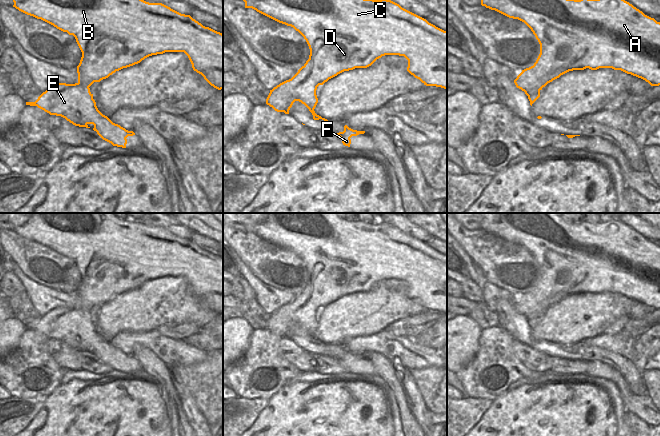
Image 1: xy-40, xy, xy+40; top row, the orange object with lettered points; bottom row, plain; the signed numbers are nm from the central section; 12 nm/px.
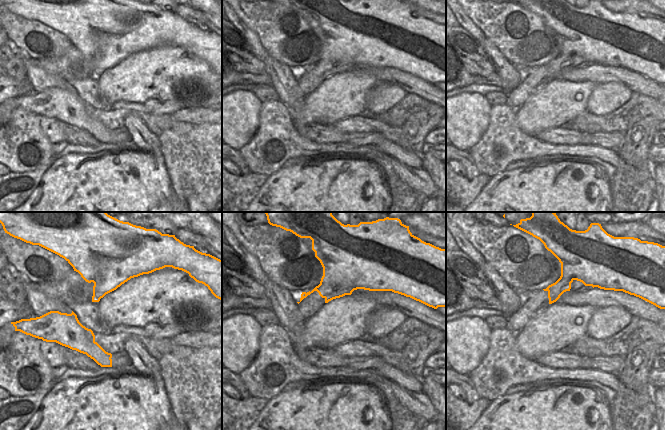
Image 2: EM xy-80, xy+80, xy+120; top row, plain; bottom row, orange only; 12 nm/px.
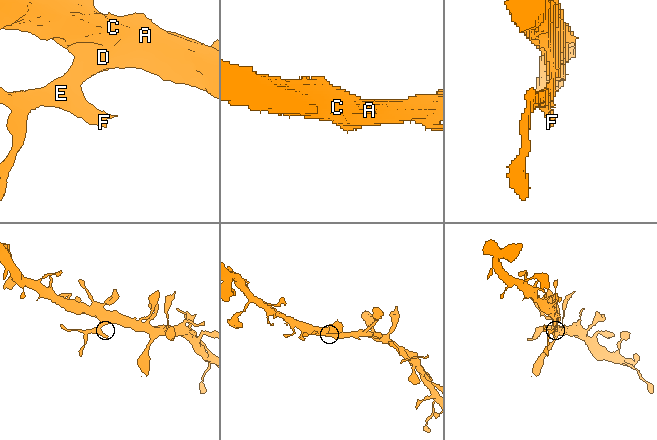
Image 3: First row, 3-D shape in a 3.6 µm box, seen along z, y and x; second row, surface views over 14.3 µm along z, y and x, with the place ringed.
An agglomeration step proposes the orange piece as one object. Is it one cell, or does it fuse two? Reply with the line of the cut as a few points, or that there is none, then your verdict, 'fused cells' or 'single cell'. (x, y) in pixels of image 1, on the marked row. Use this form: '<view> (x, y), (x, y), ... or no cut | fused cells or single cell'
xy (304, 64), (311, 67), (309, 84), (316, 89) | fused cells

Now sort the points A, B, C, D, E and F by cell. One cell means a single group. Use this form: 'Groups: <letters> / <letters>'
Groups: A B C D / E F.

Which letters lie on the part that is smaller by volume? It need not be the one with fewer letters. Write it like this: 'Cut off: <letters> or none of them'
Cut off: E, F

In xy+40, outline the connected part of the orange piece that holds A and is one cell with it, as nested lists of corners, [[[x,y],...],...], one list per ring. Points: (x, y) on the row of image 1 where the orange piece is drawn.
[[[481,0],[481,5],[491,10],[495,10],[509,18],[518,19],[531,29],[540,44],[540,54],[533,65],[536,67],[533,85],[539,87],[540,90],[548,83],[569,71],[584,70],[586,68],[591,70],[597,70],[599,68],[621,70],[627,74],[645,80],[651,86],[660,85],[660,22],[645,15],[642,11],[625,0]]]

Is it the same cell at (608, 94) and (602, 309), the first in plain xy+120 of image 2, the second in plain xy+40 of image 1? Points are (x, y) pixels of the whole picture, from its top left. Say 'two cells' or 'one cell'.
two cells

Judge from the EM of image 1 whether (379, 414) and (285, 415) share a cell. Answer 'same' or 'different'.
same

